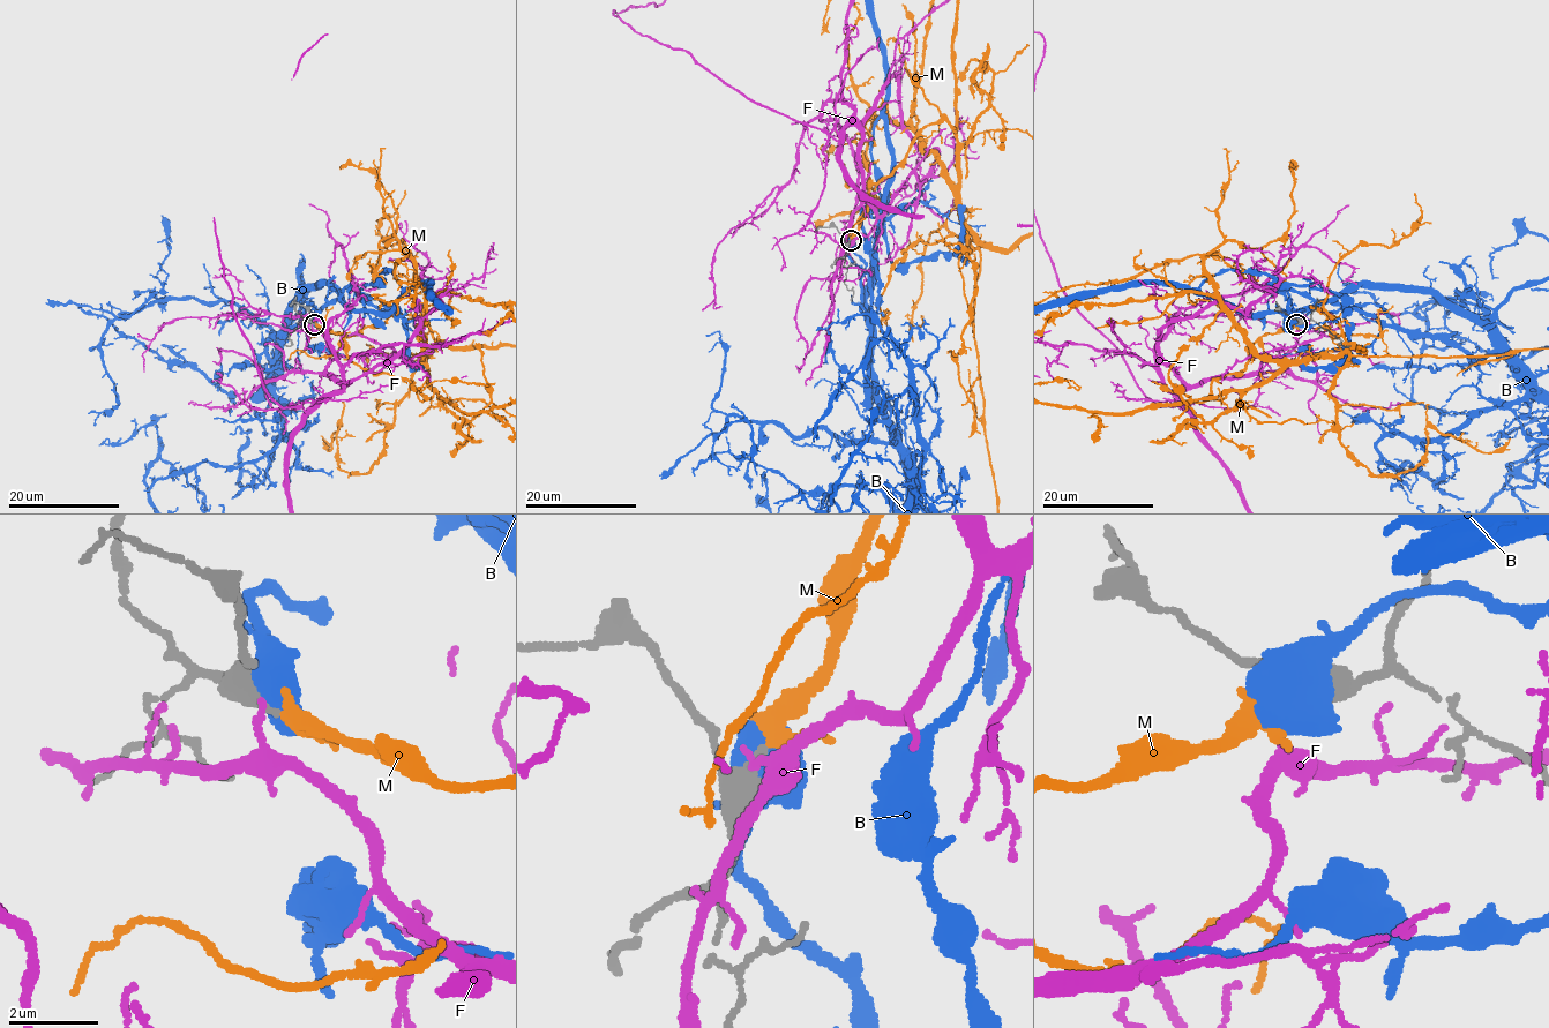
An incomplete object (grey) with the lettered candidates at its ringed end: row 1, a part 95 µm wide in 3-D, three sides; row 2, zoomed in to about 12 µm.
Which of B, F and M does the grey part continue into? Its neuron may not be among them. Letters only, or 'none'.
M

